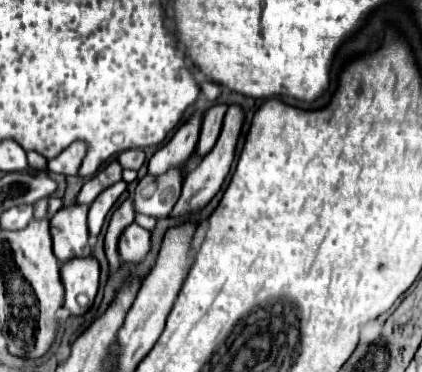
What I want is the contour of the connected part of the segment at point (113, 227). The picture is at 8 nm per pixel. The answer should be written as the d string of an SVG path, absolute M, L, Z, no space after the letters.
M124 199L122 205L112 213L110 223L108 223L108 231L106 231L106 241L104 241L104 249L106 249L106 257L110 261L110 269L118 269L118 237L122 233L122 229L126 229L130 223L134 223L134 205L132 199Z

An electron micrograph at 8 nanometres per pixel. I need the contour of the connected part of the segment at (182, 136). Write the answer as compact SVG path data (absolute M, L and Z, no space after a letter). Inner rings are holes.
M194 111L192 117L184 125L178 127L172 139L152 155L148 163L148 173L162 175L174 165L182 167L188 161L190 153L196 149L200 125L202 125L202 111Z

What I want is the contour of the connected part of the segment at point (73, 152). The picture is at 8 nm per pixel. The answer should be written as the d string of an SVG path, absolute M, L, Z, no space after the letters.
M74 141L74 145L66 147L58 157L48 161L48 169L52 173L78 175L78 165L82 163L84 155L86 155L86 145L82 145L82 141Z

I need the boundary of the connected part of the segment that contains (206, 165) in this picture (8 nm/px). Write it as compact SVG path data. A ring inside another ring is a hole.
M230 105L228 111L226 111L226 117L224 117L224 125L222 125L222 133L214 145L214 149L206 155L206 159L202 159L192 171L188 171L186 179L184 179L184 185L182 185L182 195L176 203L176 207L172 209L172 217L180 219L180 217L186 217L198 209L202 209L222 187L228 171L230 171L230 165L232 165L232 159L234 159L234 151L236 151L236 141L238 141L238 135L240 135L240 129L242 129L242 123L244 123L244 109L240 105Z

